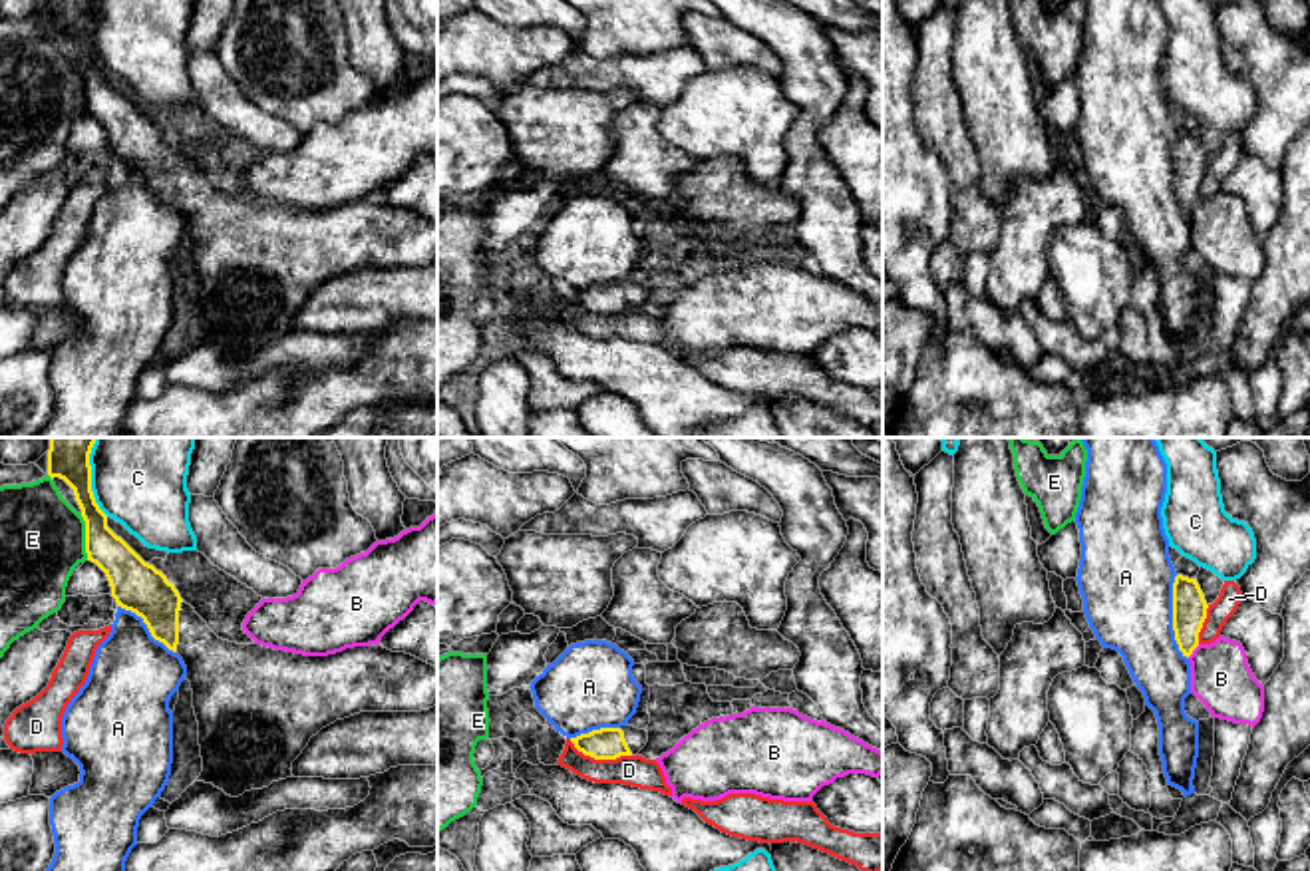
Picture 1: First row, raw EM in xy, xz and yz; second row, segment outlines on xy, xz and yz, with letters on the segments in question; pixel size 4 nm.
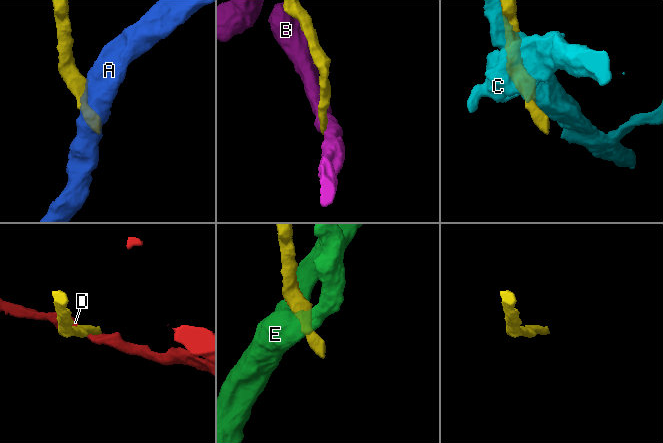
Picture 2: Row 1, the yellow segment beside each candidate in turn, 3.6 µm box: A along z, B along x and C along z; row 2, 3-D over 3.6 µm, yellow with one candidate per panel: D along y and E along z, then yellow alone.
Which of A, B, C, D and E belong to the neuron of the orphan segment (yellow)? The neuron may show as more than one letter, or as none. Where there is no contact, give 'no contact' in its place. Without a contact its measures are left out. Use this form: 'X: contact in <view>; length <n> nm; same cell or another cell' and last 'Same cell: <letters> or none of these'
A: contact in yz; length 340 nm; another cell
B: contact in yz; length 80 nm; another cell
C: contact in xy; length 300 nm; another cell
D: contact in xz; length 260 nm; another cell
E: contact in xy; length 190 nm; another cell
Same cell: none of these

